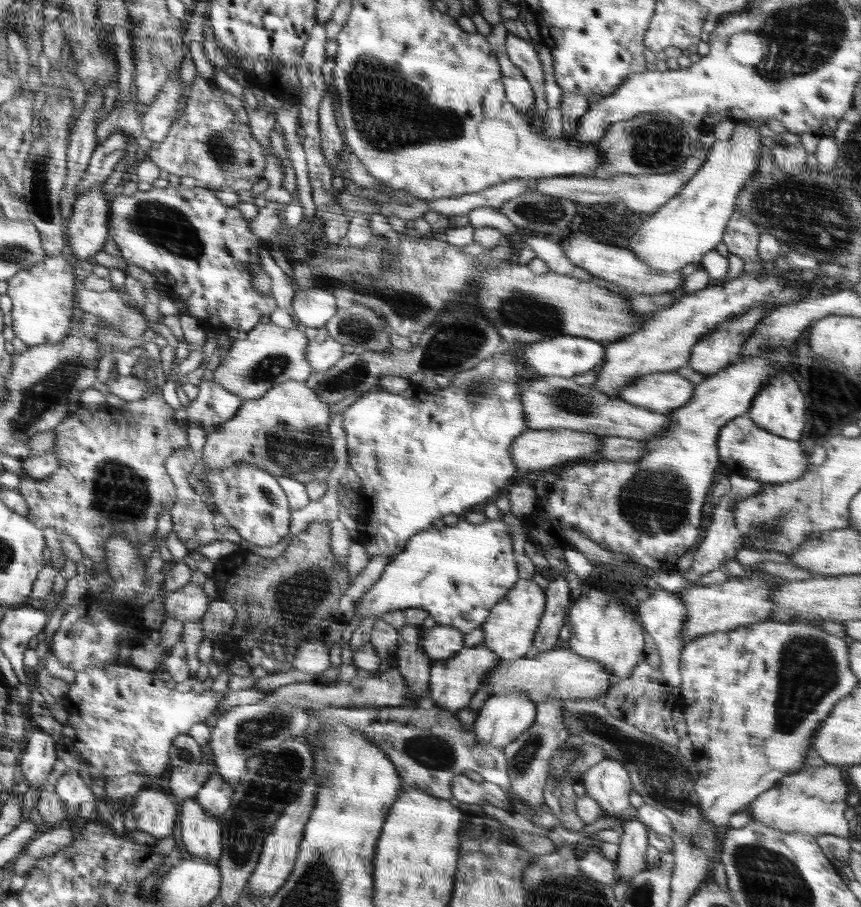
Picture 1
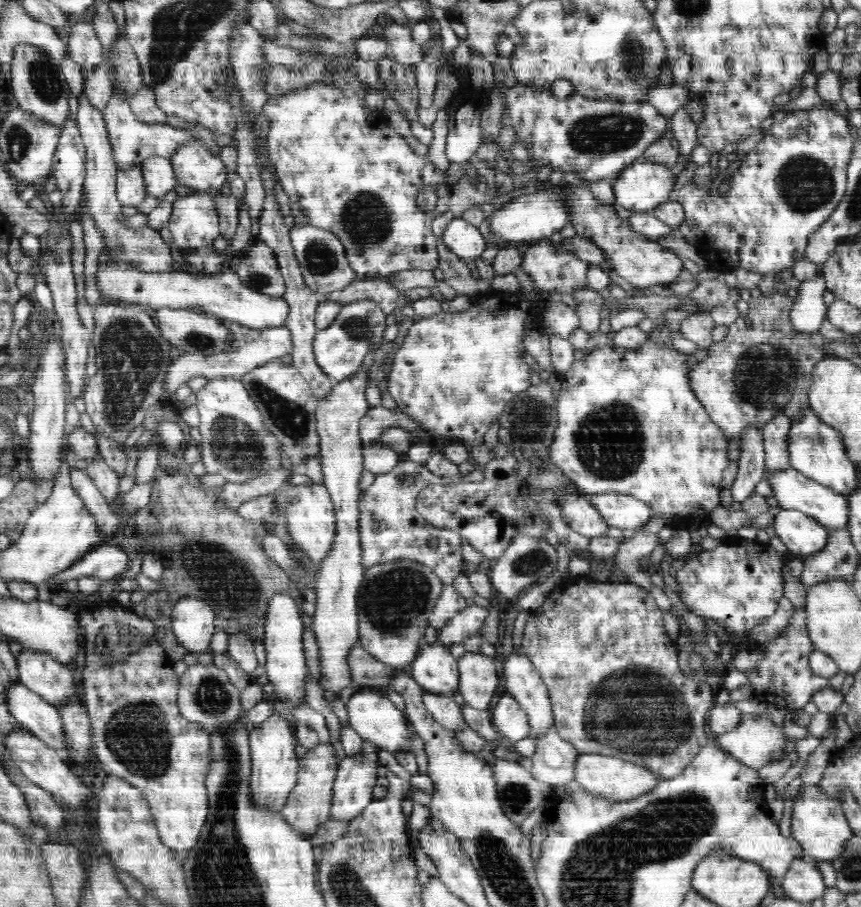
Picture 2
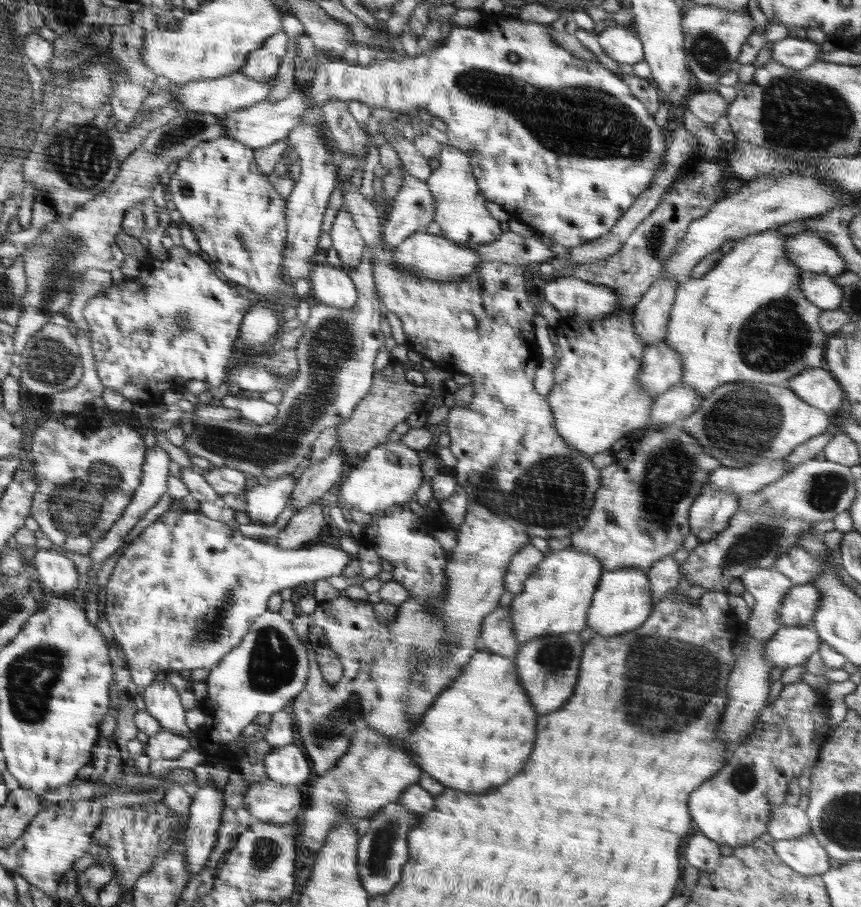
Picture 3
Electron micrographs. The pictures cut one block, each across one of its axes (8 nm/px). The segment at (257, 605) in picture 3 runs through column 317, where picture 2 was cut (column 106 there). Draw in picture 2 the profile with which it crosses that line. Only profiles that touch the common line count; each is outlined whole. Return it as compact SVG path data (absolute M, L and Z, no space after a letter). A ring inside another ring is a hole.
M103 542L88 551L79 561L76 560L70 568L56 574L52 580L44 585L47 588L58 588L64 581L80 578L80 576L94 576L100 580L118 579L129 568L128 554L121 547Z

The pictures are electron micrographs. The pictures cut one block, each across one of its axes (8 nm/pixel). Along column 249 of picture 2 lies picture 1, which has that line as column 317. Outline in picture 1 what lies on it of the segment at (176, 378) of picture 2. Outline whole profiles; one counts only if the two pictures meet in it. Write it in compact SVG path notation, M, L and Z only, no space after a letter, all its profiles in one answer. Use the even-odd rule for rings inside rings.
M325 327L303 328L308 337L306 358L313 372L326 372L345 355L342 345L334 340Z

